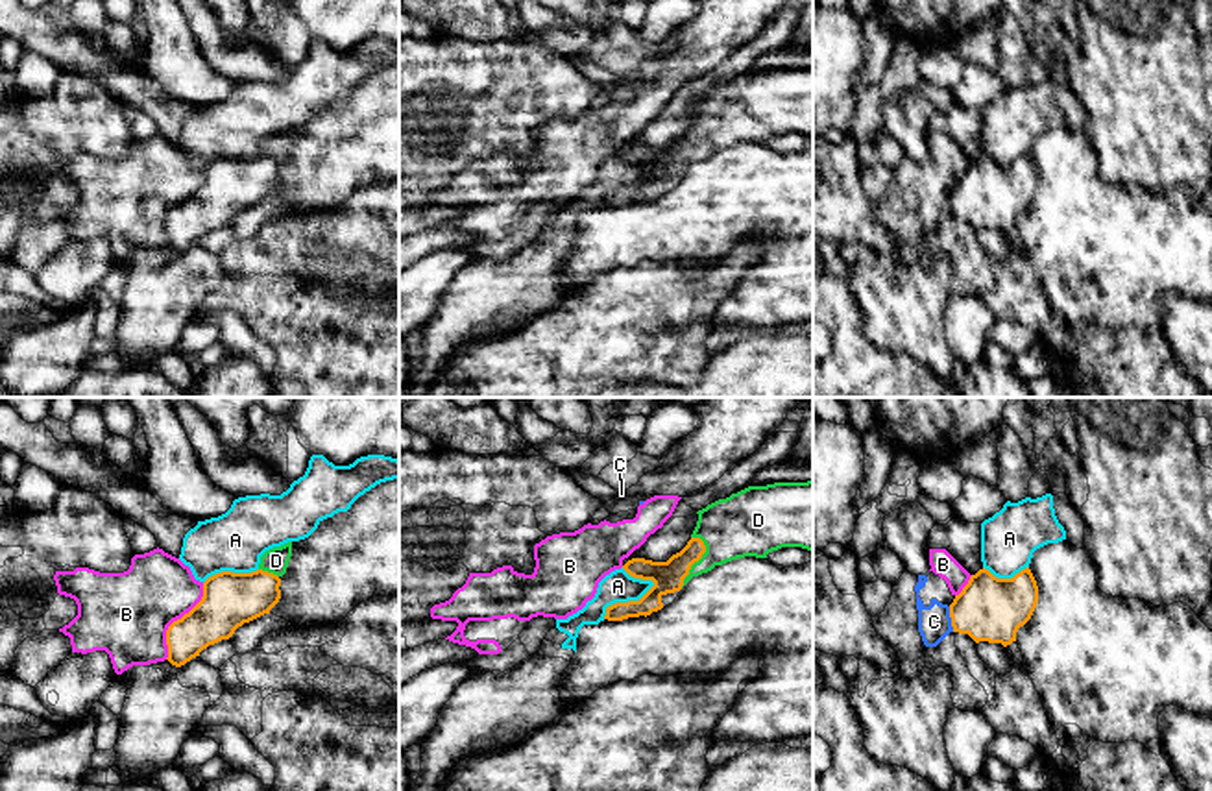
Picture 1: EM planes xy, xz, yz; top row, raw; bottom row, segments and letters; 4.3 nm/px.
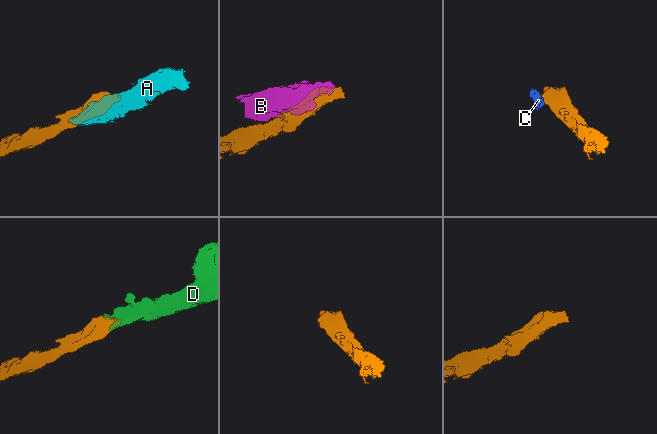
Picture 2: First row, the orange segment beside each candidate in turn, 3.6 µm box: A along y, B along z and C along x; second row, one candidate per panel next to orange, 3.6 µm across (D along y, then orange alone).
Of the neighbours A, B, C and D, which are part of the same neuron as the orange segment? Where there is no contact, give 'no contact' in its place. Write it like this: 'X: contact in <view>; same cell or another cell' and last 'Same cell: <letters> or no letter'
A: contact in xz; another cell
B: contact in xy; another cell
C: contact in yz; another cell
D: contact in xz; same cell
Same cell: D

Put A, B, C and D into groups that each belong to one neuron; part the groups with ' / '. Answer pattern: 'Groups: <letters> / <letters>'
Groups: A / B C / D

